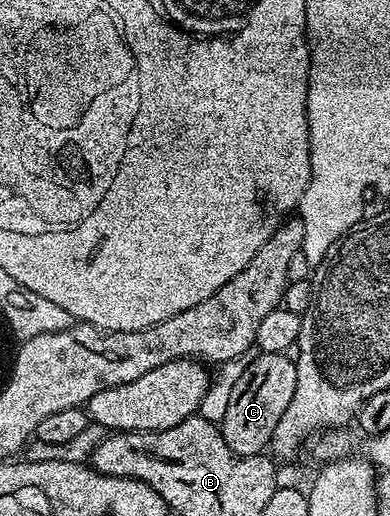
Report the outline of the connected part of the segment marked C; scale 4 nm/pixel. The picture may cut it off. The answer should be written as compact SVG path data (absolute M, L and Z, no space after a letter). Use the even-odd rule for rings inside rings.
M259 353L251 357L244 368L244 376L240 376L240 380L236 380L236 388L232 388L228 412L224 412L224 420L220 424L224 444L228 444L230 451L239 458L263 453L269 447L272 432L276 432L276 424L280 424L280 416L284 416L295 392L296 361L293 357L287 353Z

